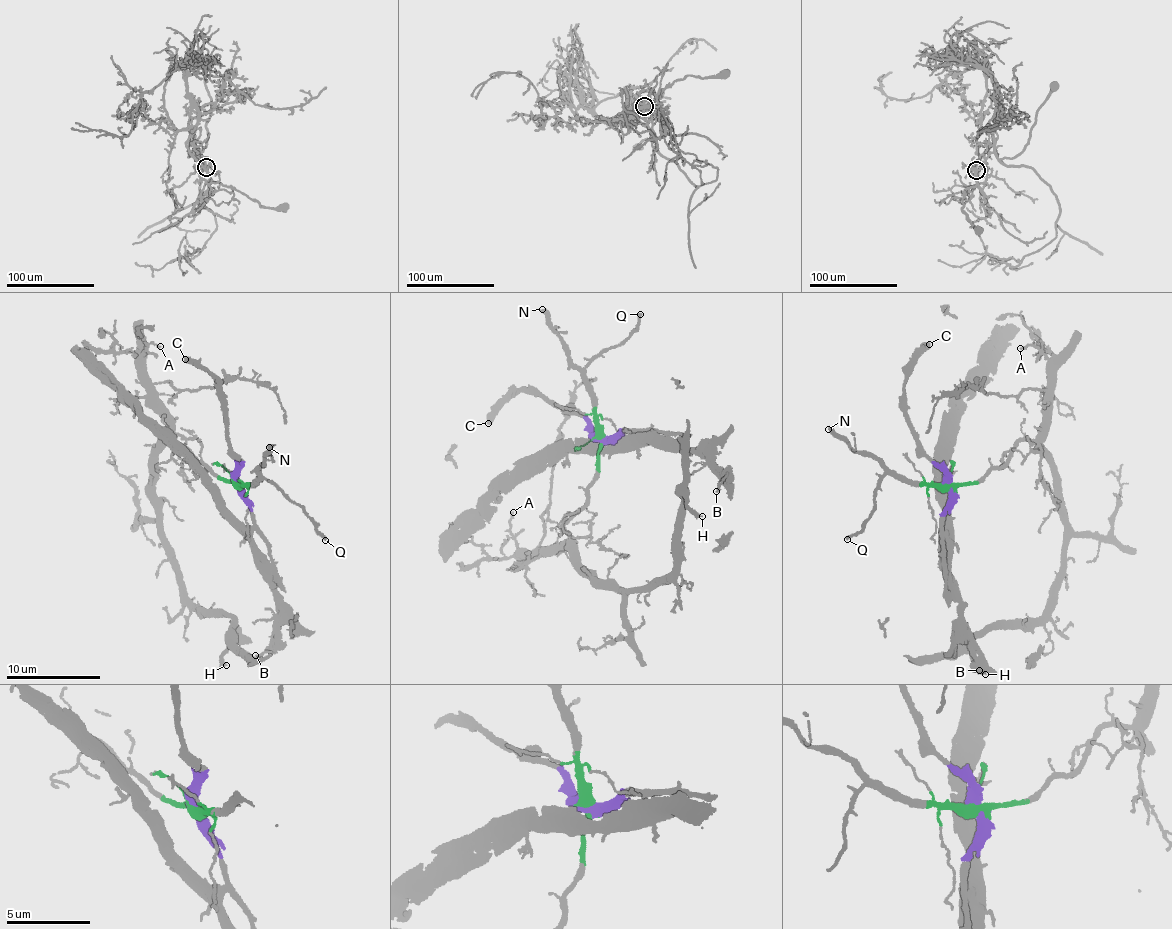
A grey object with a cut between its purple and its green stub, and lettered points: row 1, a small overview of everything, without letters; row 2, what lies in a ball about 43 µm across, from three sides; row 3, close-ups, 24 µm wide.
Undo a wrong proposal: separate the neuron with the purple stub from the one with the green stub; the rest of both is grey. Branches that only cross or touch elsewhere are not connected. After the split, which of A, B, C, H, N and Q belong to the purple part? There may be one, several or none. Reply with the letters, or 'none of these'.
B, C

